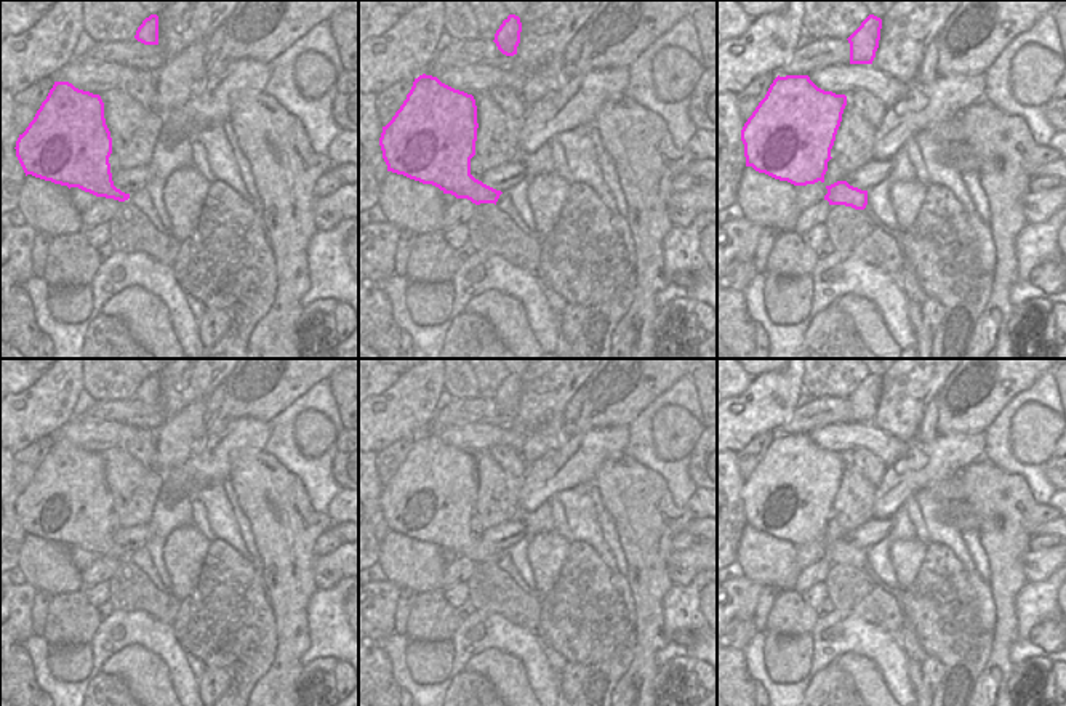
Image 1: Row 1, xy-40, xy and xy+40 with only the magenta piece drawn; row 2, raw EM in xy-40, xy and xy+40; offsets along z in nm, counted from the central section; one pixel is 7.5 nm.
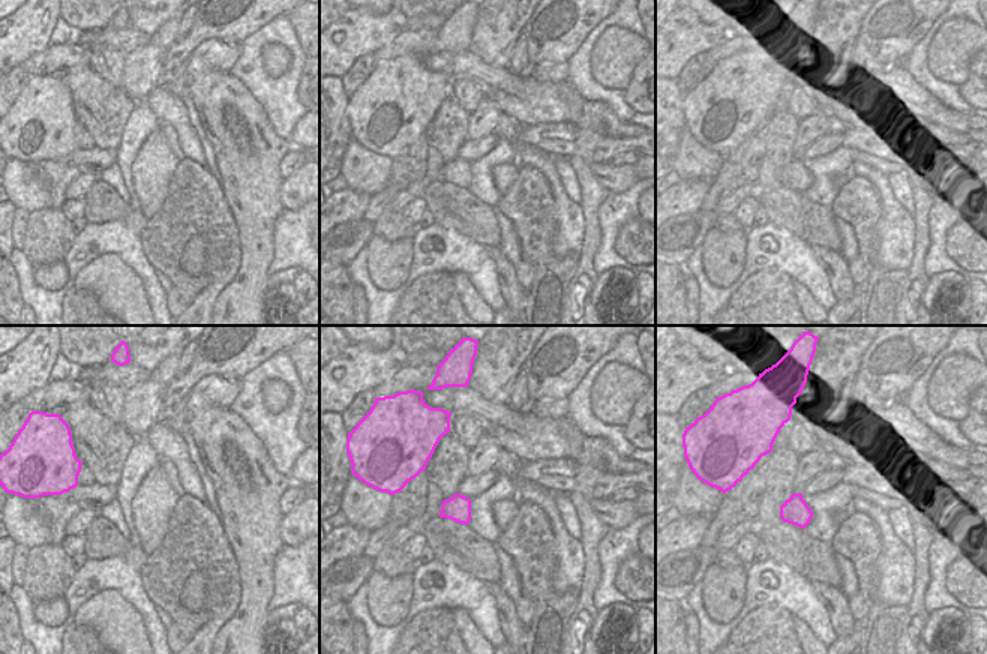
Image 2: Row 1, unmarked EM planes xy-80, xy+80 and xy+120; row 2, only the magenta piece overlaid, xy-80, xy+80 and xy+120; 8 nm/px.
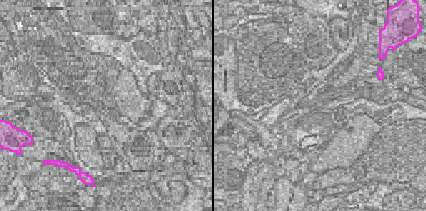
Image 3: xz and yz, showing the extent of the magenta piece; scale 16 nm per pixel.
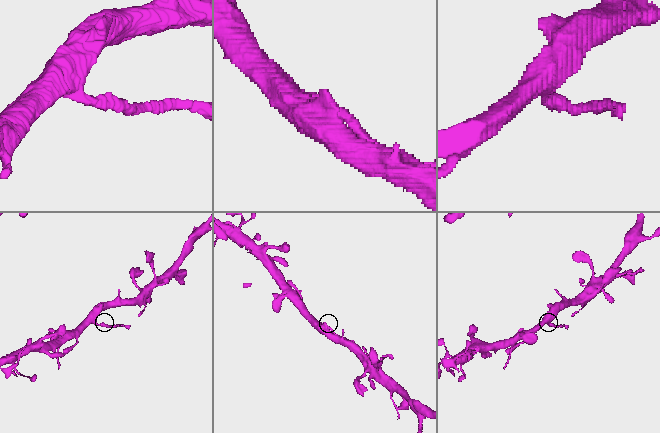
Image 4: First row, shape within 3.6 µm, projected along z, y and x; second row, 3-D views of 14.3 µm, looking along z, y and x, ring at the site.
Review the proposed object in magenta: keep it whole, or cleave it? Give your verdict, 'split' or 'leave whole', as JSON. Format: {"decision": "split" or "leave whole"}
{"decision": "split"}

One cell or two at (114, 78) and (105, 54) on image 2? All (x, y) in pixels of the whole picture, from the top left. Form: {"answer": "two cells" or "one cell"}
{"answer": "one cell"}

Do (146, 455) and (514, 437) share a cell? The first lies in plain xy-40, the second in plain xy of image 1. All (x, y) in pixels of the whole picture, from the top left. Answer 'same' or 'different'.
different

